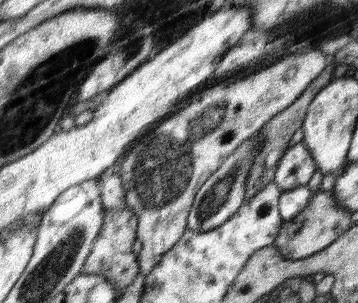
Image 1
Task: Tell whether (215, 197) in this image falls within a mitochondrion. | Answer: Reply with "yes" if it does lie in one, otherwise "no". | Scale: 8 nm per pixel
yes

